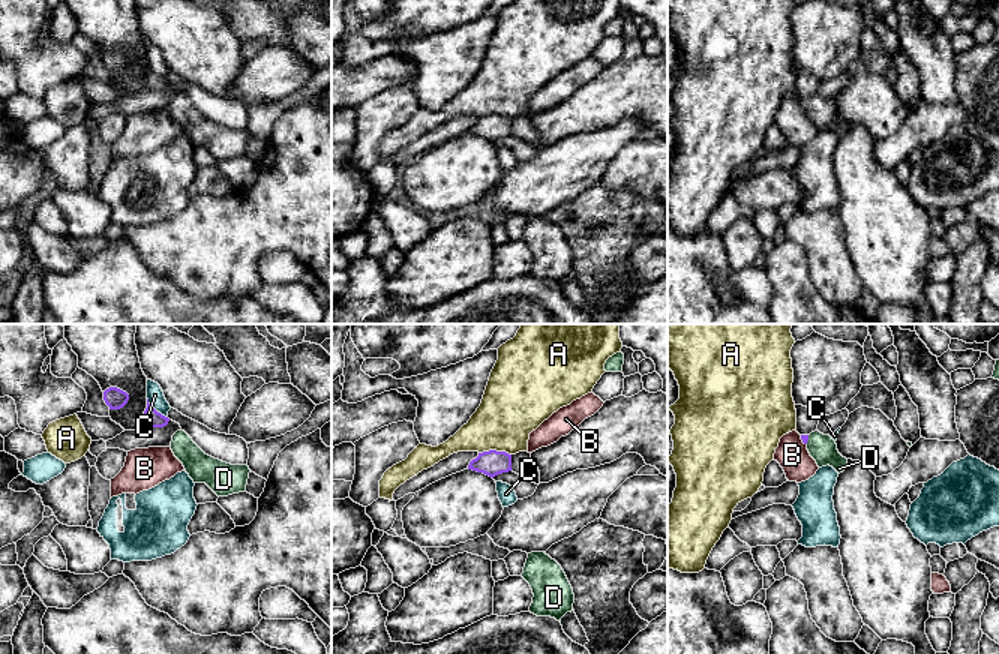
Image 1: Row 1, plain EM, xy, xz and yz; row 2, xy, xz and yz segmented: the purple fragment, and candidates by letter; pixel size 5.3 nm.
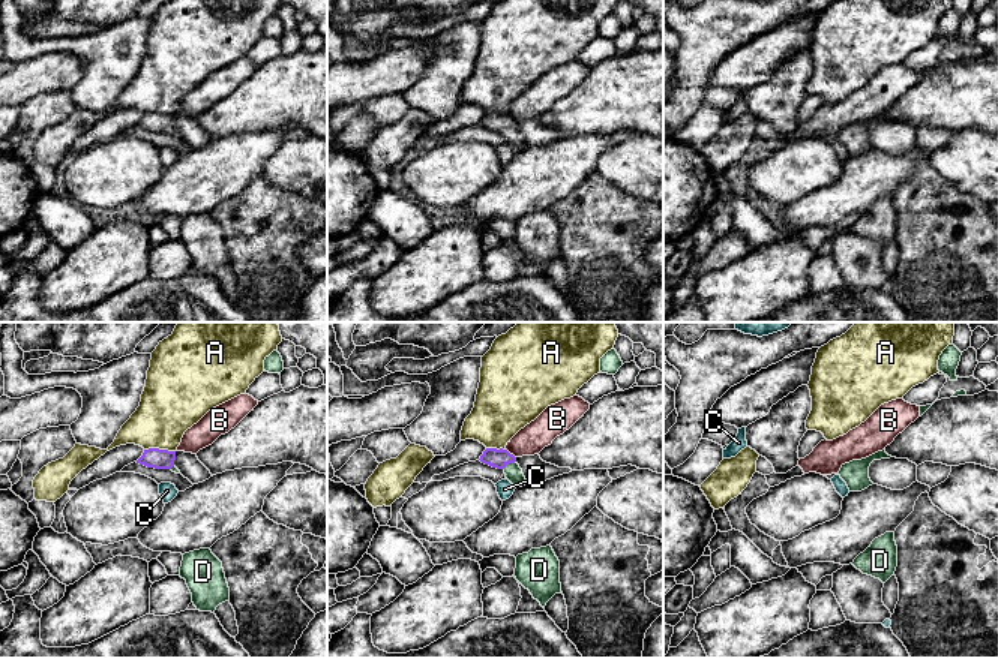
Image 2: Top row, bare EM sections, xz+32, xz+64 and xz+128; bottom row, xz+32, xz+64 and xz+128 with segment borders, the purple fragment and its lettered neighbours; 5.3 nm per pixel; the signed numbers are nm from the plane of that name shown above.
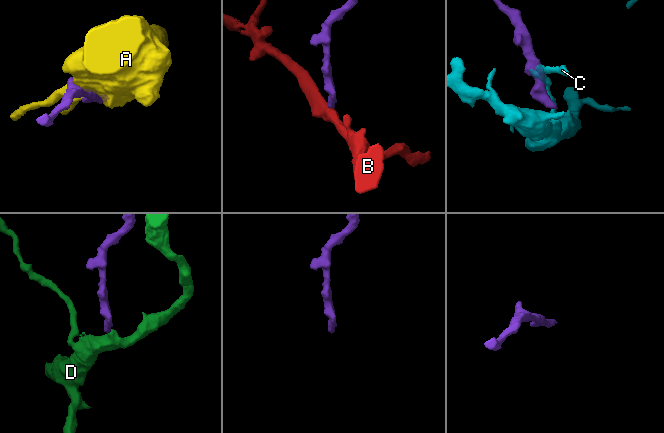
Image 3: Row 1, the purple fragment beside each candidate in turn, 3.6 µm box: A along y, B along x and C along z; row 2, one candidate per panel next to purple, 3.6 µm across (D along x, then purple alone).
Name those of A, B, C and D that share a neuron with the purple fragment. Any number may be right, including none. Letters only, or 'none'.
D

